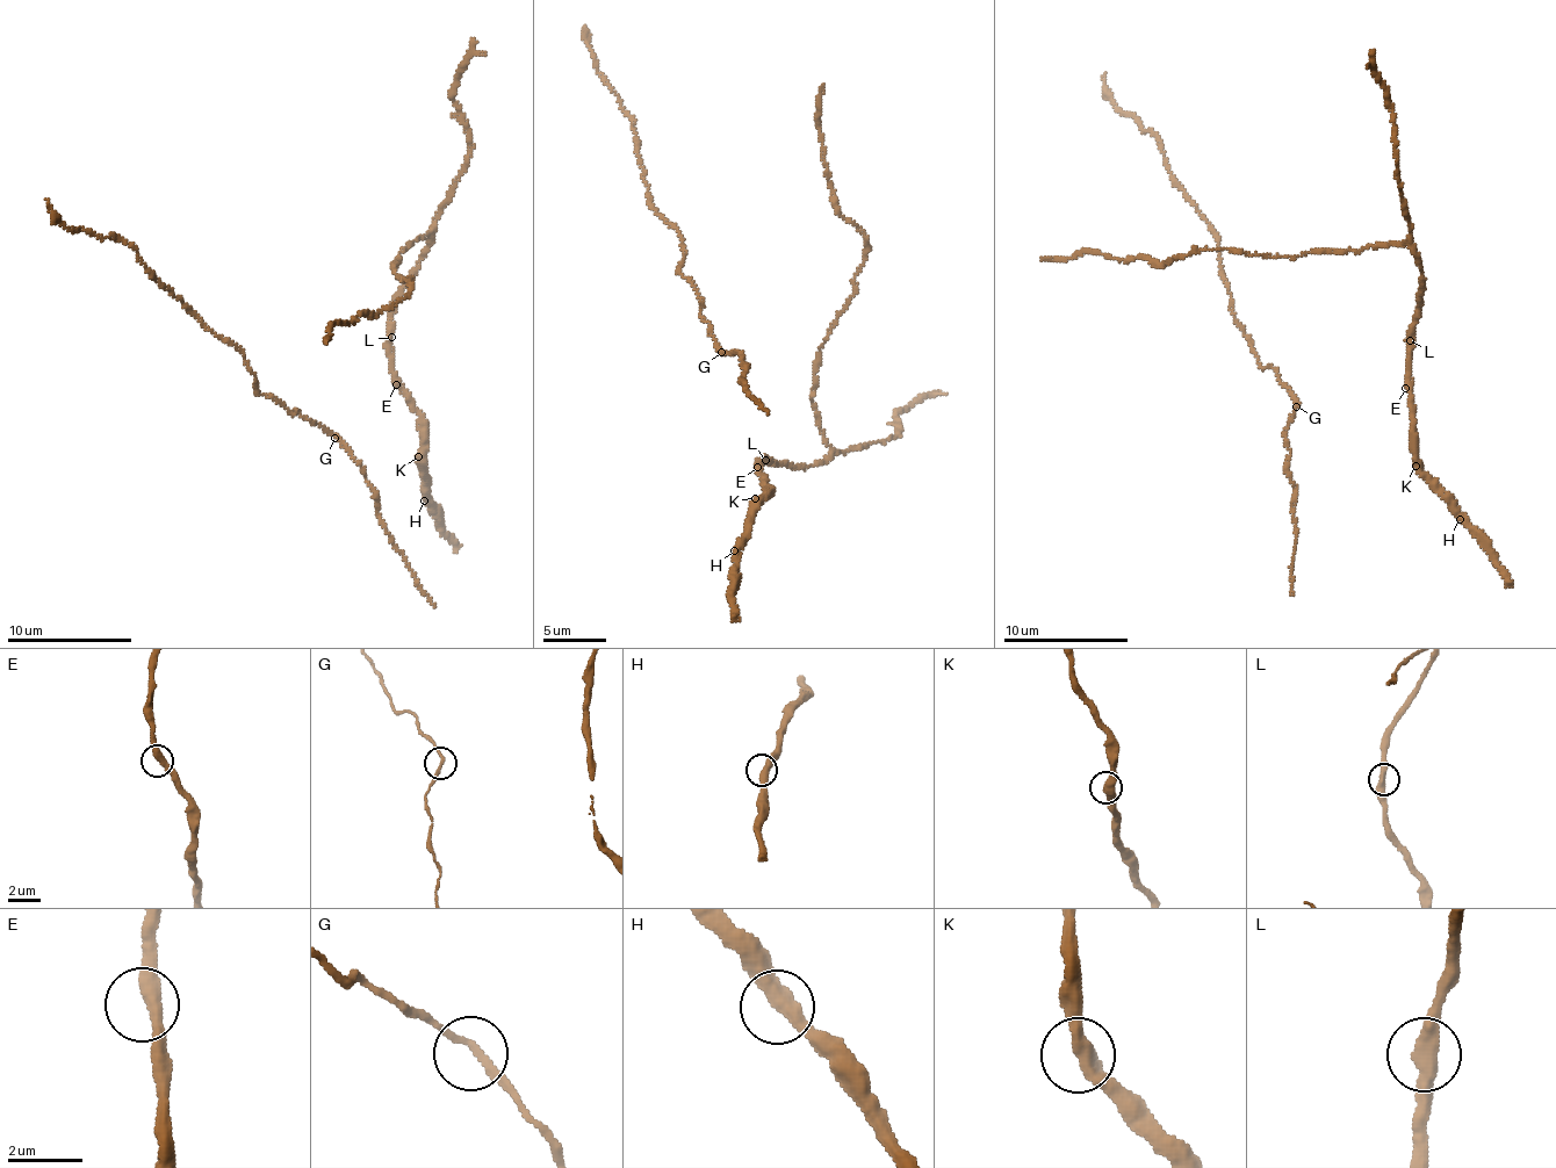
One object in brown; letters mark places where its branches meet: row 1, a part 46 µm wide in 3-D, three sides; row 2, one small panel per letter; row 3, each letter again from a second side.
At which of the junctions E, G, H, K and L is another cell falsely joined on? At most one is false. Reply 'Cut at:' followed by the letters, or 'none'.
Cut at: none

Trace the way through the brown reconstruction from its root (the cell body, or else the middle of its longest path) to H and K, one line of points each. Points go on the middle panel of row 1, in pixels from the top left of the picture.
H: (760, 466), (762, 481), (769, 490), (757, 498), (749, 532), (734, 550)
K: (760, 466), (762, 481), (769, 490), (755, 498)

